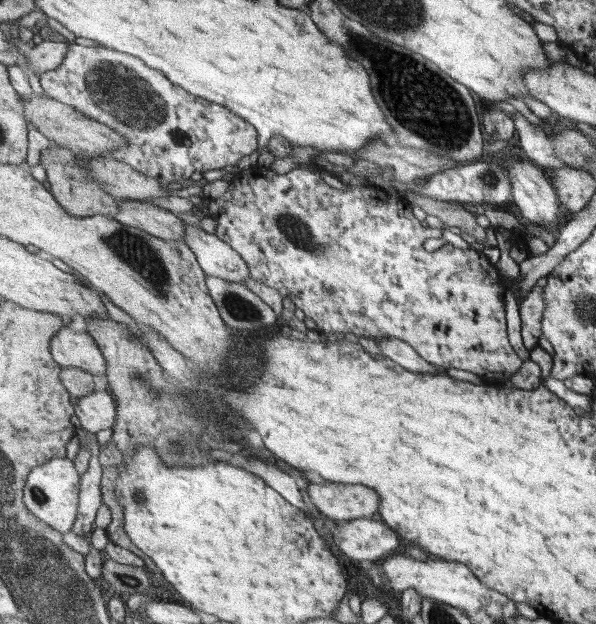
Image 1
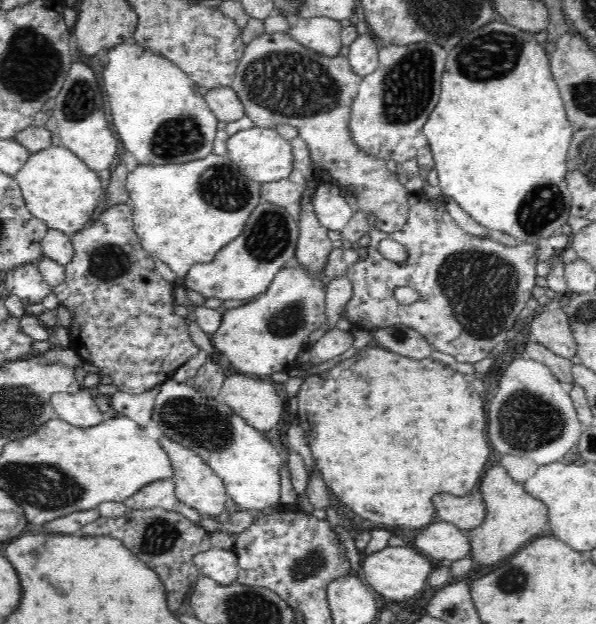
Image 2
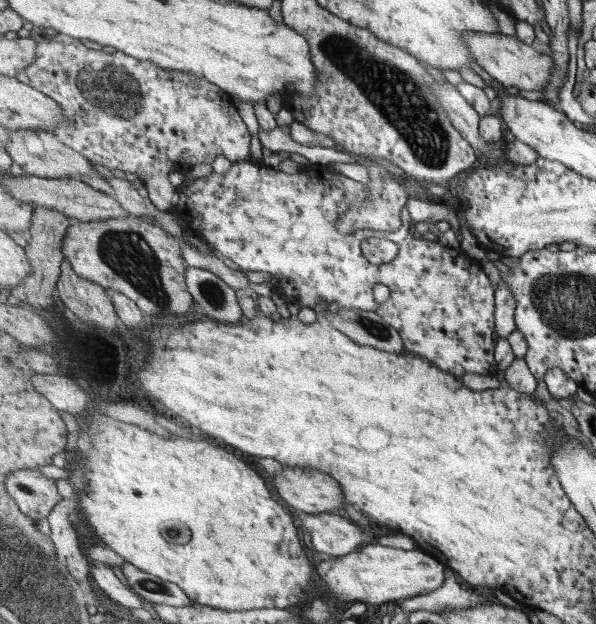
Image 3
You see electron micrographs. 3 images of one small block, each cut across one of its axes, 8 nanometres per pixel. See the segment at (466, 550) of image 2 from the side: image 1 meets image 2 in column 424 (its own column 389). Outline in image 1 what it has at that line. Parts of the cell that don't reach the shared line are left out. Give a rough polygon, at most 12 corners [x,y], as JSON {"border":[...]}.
{"border":[[379,518],[336,525],[333,542],[353,560],[381,560],[401,548]]}

